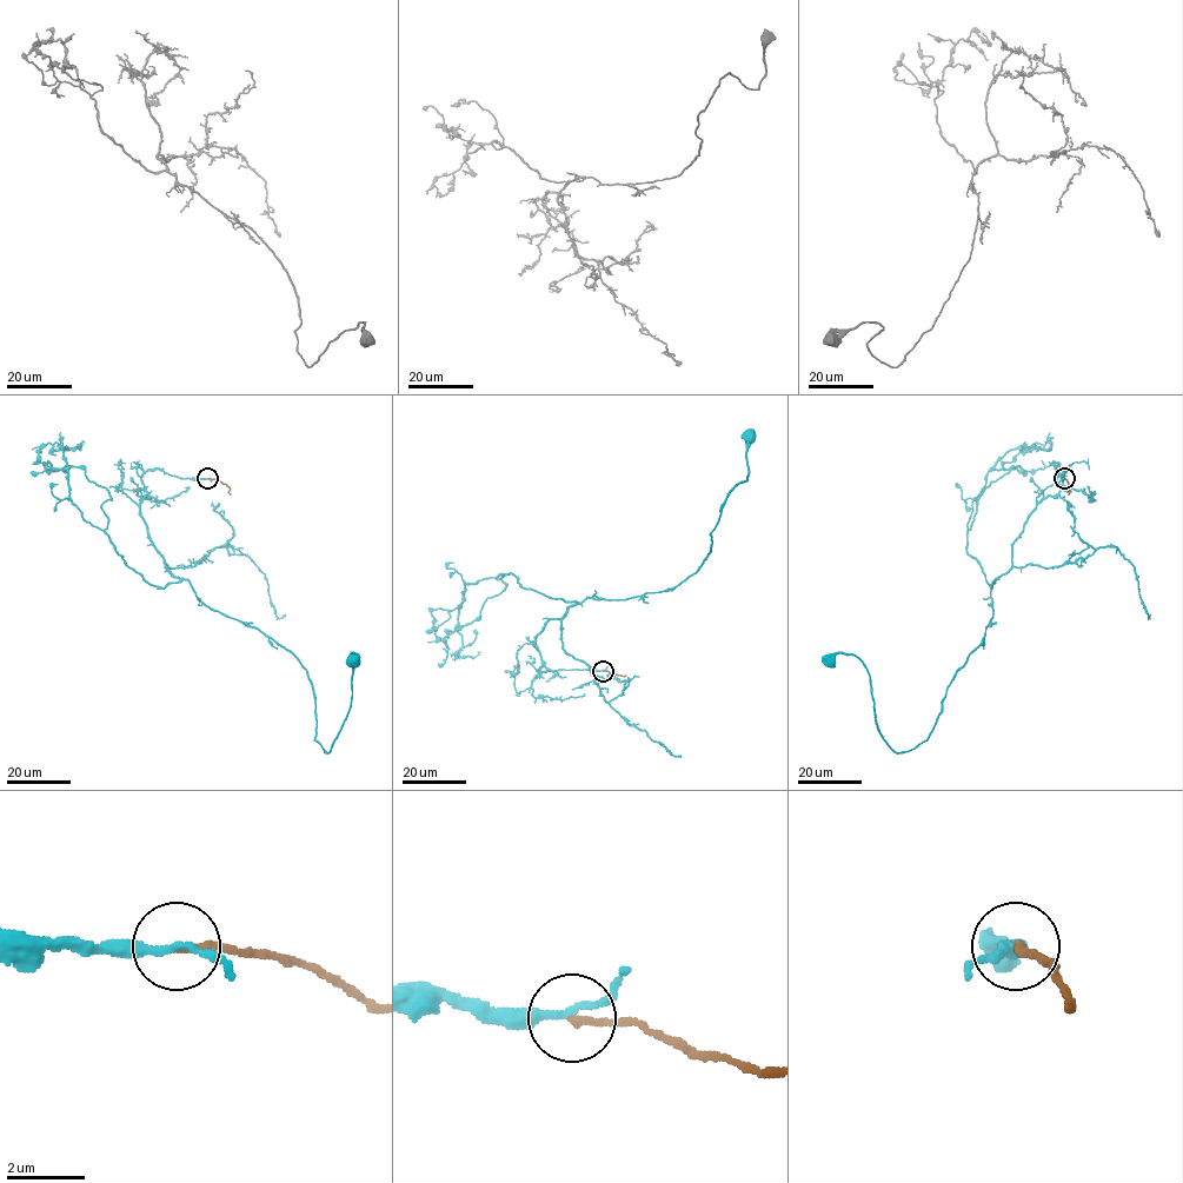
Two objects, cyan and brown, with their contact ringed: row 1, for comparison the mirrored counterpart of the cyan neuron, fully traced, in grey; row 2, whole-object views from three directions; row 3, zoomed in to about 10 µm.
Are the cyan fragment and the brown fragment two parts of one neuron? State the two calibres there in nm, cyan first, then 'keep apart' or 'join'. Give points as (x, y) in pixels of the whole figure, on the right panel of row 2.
200 nm thick on the cyan side, 190 nm on the other; join

